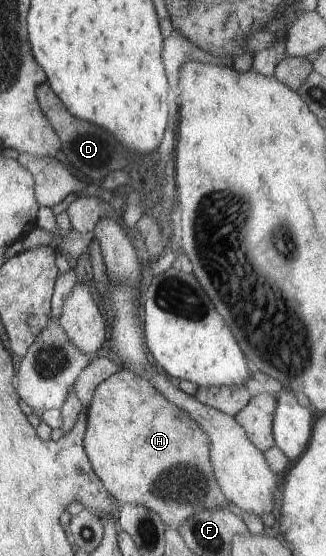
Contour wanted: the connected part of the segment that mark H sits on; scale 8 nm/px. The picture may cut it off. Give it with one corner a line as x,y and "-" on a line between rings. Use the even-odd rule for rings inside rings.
120,368
94,388
86,420
83,434
86,456
106,492
120,504
143,506
159,514
165,526
174,530
199,510
227,508
229,500
220,490
209,461
208,435
186,411
169,403
148,379
128,368

